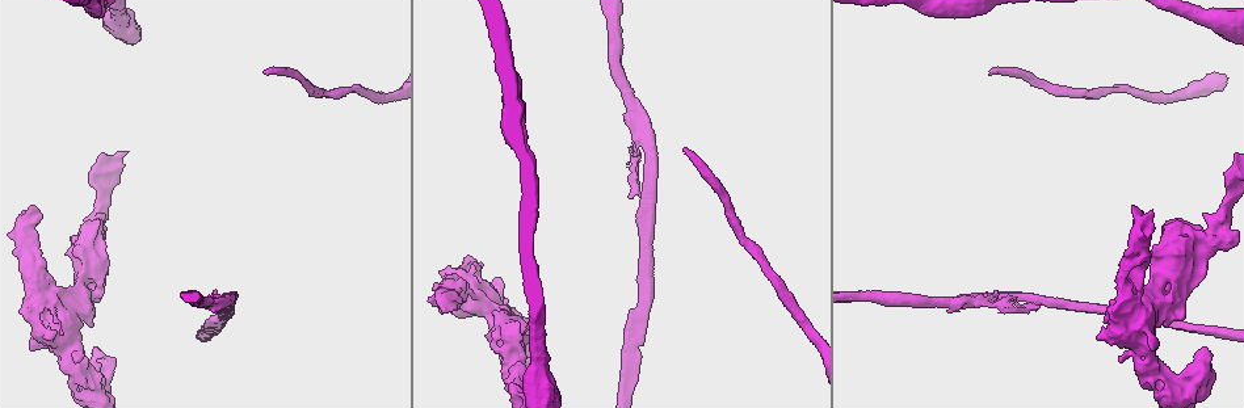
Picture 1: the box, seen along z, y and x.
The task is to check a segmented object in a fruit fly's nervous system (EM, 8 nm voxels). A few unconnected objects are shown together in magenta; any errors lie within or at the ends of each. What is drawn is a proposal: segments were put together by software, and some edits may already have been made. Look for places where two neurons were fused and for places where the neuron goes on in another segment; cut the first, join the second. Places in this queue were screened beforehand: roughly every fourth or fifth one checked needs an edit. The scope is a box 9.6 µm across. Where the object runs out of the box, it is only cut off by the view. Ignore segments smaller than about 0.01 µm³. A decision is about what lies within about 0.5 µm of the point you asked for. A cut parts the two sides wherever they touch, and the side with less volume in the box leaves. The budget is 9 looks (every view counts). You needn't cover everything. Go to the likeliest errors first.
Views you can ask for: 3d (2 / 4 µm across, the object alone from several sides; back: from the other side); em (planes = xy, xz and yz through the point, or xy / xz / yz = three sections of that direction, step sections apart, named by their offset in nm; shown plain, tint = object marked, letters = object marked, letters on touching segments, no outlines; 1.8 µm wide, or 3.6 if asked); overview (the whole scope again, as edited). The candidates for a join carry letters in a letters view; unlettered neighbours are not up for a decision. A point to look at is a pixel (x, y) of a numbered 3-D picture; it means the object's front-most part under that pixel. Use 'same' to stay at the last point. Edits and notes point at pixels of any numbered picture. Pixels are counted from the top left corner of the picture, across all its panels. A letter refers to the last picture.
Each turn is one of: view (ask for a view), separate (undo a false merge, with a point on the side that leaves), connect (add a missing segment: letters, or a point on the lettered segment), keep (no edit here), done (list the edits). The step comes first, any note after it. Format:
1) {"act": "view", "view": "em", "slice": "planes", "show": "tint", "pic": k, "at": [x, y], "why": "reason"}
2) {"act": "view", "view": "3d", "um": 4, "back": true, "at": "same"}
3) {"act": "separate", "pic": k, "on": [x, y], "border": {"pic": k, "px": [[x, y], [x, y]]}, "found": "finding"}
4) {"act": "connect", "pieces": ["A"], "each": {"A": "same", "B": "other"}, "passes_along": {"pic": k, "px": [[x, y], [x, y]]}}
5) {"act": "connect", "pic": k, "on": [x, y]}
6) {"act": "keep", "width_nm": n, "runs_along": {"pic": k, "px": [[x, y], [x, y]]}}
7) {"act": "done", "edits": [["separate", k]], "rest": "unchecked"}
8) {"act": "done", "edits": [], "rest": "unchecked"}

{"act": "view", "view": "em", "slice": "planes", "show": "plain", "pic": 1, "at": [989, 73], "why": "branch stops here"}

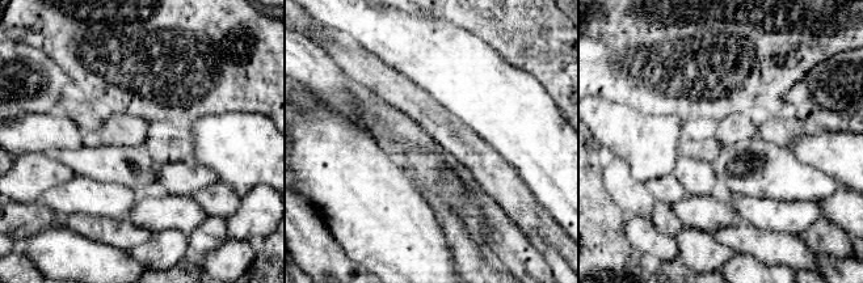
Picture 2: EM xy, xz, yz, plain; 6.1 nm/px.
{"act": "view", "view": "em", "slice": "planes", "show": "tint", "at": "same"}

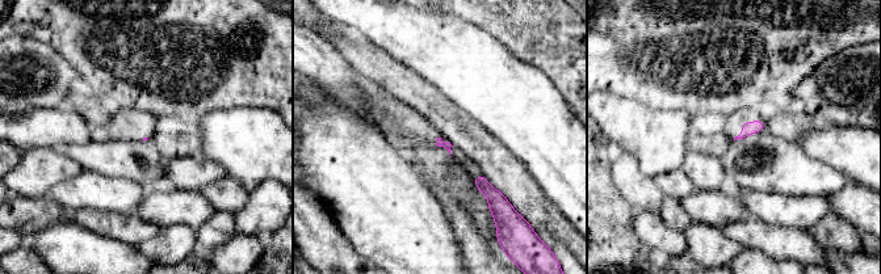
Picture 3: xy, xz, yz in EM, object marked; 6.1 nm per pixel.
{"act": "view", "view": "em", "slice": "planes", "show": "letters", "at": "same"}

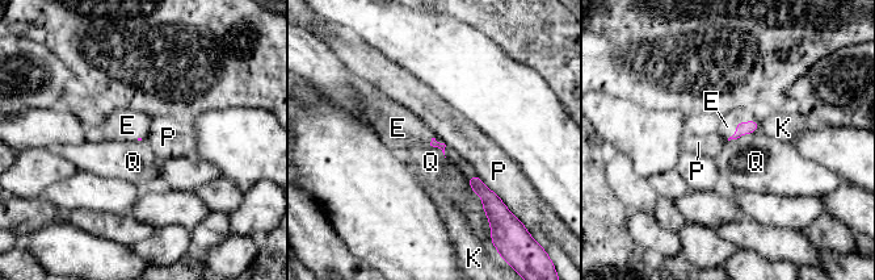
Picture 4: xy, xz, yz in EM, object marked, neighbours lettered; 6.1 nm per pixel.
{"act": "connect", "pieces": ["E"], "each": {"E": "same", "K": "other", "P": "other", "Q": "other"}, "passes_along": {"pic": 4, "px": [[751, 126], [736, 122], [727, 126]]}, "found": "it goes on there"}

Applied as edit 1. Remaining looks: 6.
{"act": "view", "view": "overview", "why": "see it whole again"}

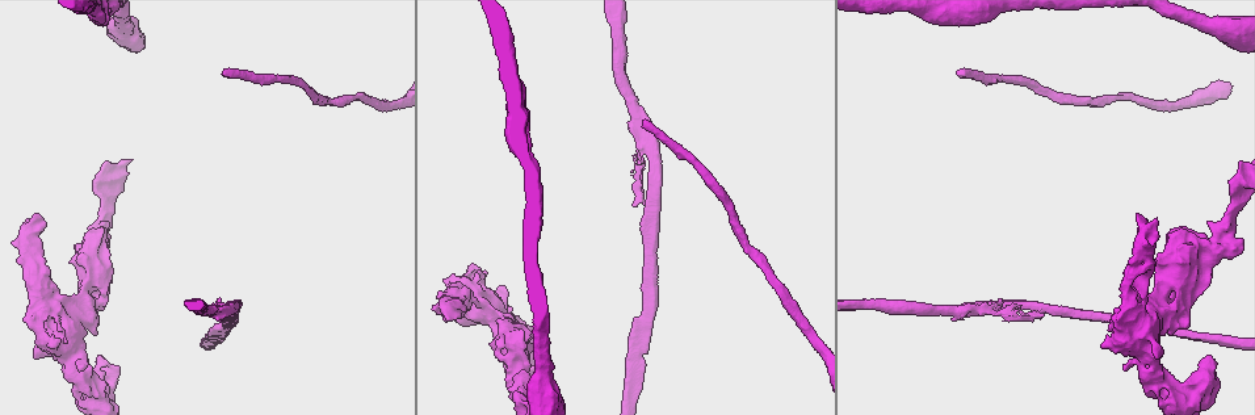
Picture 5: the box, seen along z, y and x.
{"act": "view", "view": "em", "slice": "xz", "step": 16, "show": "tint", "pic": 5, "at": [94, 377], "why": "closes a loop"}

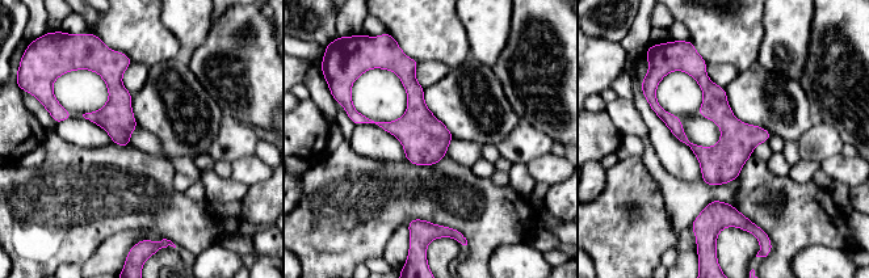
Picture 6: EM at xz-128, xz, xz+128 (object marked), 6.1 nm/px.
{"act": "view", "view": "em", "slice": "planes", "show": "letters", "at": "same"}

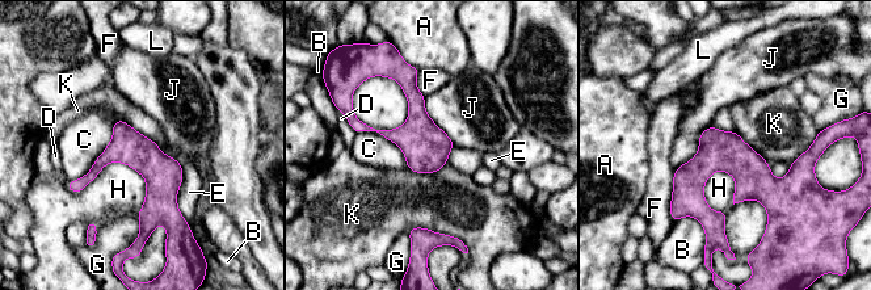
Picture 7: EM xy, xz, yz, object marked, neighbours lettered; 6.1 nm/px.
{"act": "keep", "each": {"A": "other", "B": "other", "C": "other", "D": "other", "E": "other", "F": "other", "G": "other", "H": "other", "J": "other", "K": "other", "L": "other"}, "border": {"pic": 7, "px": [[407, 232], [426, 227], [453, 236]]}, "found": "all the same neuron"}

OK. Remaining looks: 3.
{"act": "view", "view": "3d", "um": 4, "pic": 5, "at": [637, 190], "why": "closes a loop"}

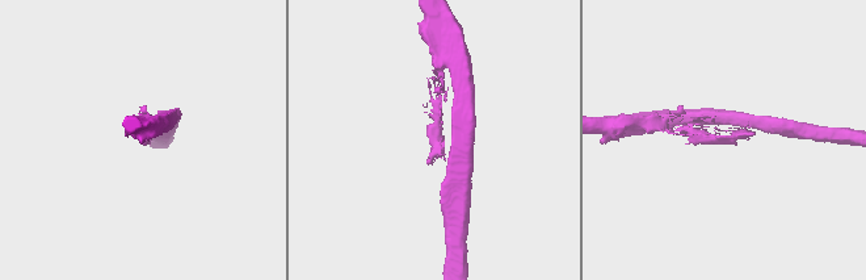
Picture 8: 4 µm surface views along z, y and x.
{"act": "view", "view": "em", "slice": "planes", "show": "letters", "pic": 8, "at": [729, 140]}

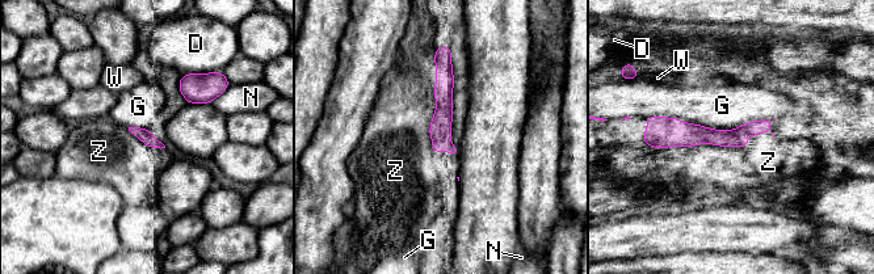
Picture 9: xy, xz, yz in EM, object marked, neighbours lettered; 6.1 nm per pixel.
{"act": "keep", "longest_contact_nm": ["G", 800], "each": {"D": "other", "G": "other", "N": "other", "W": "other", "Z": "other"}, "border": {"pic": 9, "px": [[744, 147], [694, 144], [655, 148]]}, "found": "continuous, no second neuron"}

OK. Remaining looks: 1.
{"act": "view", "view": "em", "um": 3.6, "slice": "xy", "step": 8, "show": "letters", "pic": 5, "at": [35, 266], "why": "closes a loop"}

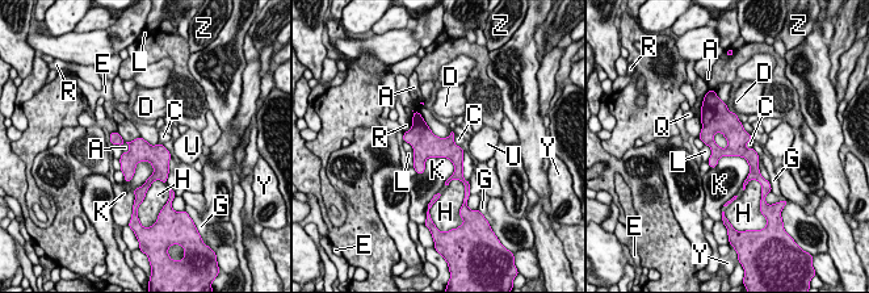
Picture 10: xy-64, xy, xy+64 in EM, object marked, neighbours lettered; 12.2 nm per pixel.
{"act": "keep", "each": {"A": "other", "C": "other", "D": "other", "E": "other", "G": "other", "H": "other", "K": "other", "L": "other", "Q": "other", "R": "other", "U": "other", "Y": "other", "Z": "other"}, "border": {"pic": 10, "px": [[412, 109], [435, 134], [452, 132]]}, "found": "all the same neuron"}

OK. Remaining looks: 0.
{"act": "done", "edits": [["connect", 4]], "rest": "unchecked"}

